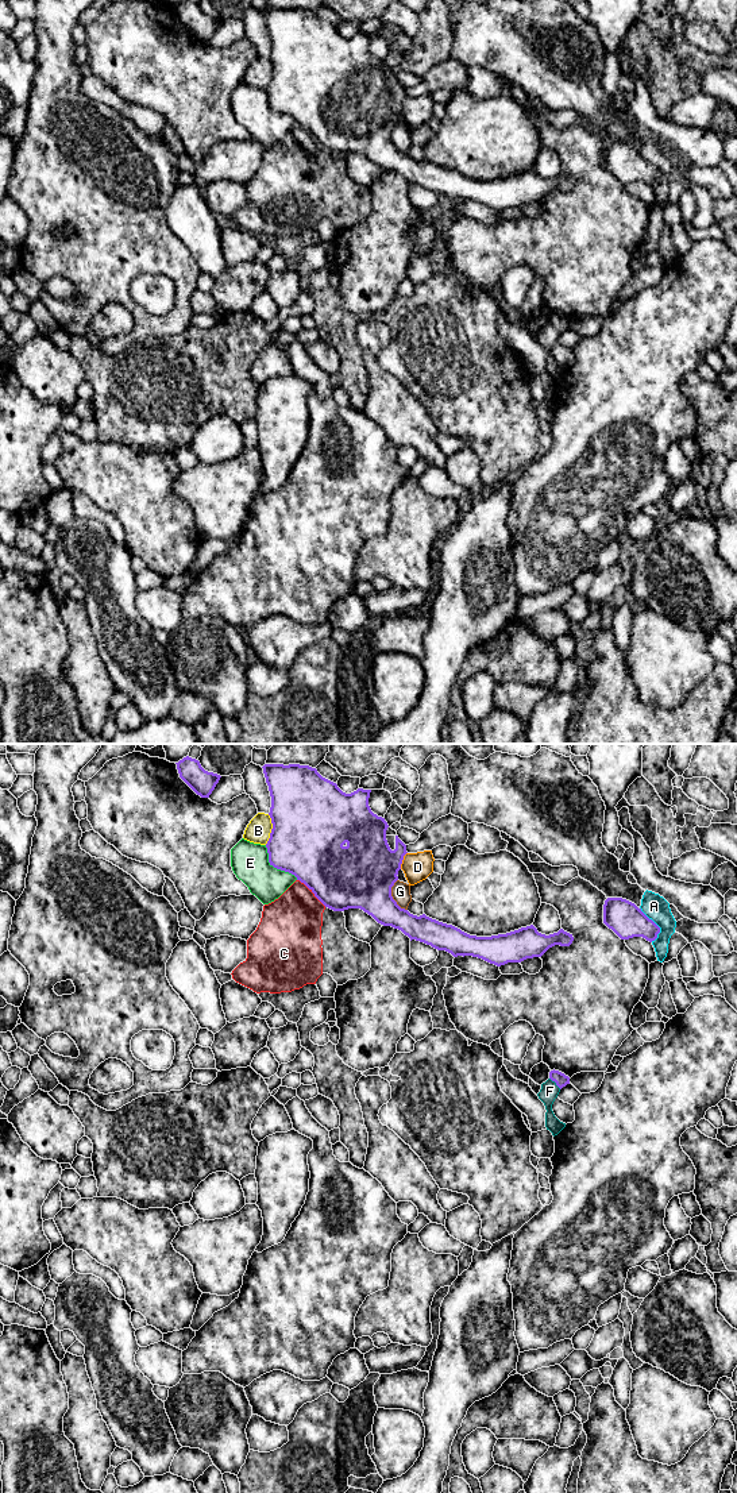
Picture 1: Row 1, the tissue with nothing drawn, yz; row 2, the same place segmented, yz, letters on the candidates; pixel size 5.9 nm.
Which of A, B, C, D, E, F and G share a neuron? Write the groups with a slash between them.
A / B / C / D / E / F / G

